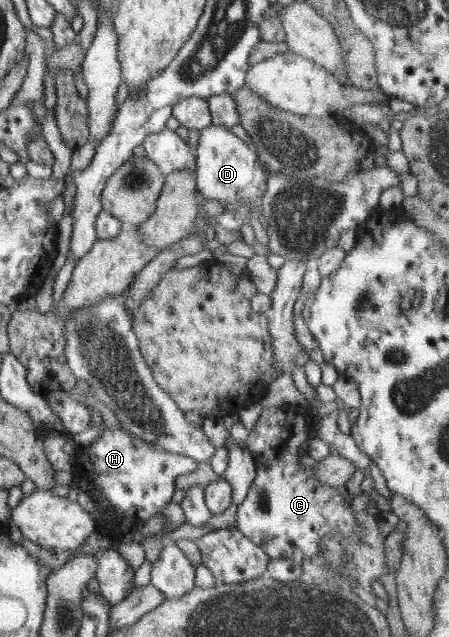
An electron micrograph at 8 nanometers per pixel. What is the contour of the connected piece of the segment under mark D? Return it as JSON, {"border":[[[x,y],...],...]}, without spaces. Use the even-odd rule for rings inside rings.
{"border":[[[211,125],[200,130],[196,145],[196,173],[194,175],[197,192],[207,201],[221,203],[225,211],[241,213],[245,221],[252,218],[252,212],[259,208],[262,213],[261,198],[267,191],[267,181],[263,165],[258,155],[248,143],[222,125]]]}

